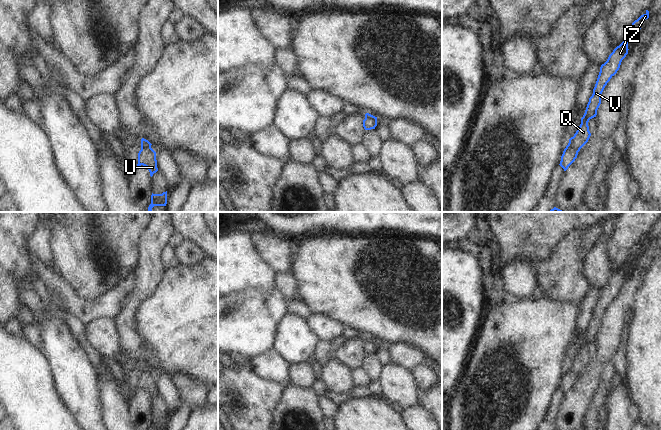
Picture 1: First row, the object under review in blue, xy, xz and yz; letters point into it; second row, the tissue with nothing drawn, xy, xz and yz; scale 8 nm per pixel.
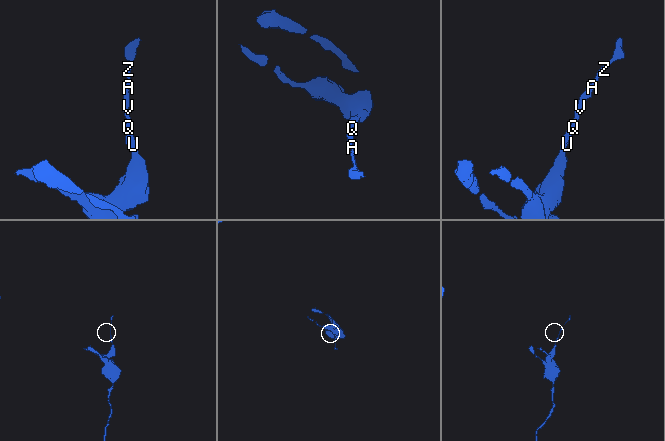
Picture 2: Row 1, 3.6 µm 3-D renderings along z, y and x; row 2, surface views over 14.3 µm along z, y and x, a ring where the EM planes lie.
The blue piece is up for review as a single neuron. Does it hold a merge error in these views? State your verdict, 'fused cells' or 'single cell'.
single cell

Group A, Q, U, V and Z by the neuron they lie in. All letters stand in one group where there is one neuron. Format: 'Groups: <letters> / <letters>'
Groups: A Q U V Z

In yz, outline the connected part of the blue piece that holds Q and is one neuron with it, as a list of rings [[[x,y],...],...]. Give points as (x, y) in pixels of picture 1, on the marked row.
[[[646,10],[645,14],[641,15],[632,23],[631,29],[625,40],[613,50],[607,61],[601,65],[600,72],[593,89],[593,94],[589,98],[585,113],[581,118],[581,124],[574,136],[569,139],[569,143],[561,156],[559,165],[564,169],[564,171],[566,171],[575,161],[580,149],[588,142],[591,136],[588,122],[597,115],[597,110],[601,104],[601,94],[607,83],[619,70],[622,60],[628,54],[628,43],[637,35],[638,31],[641,29],[642,23],[648,18],[649,11]]]

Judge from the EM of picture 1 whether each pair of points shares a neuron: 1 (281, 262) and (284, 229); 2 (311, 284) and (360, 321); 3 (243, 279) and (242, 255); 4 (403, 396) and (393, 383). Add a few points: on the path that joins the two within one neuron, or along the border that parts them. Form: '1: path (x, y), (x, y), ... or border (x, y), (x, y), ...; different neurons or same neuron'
1: border (261, 229), (267, 230), (275, 236), (287, 238); different neurons
2: path (323, 284), (348, 309); same neuron
3: path (243, 273), (242, 261); same neuron
4: path (403, 393), (396, 386); same neuron

